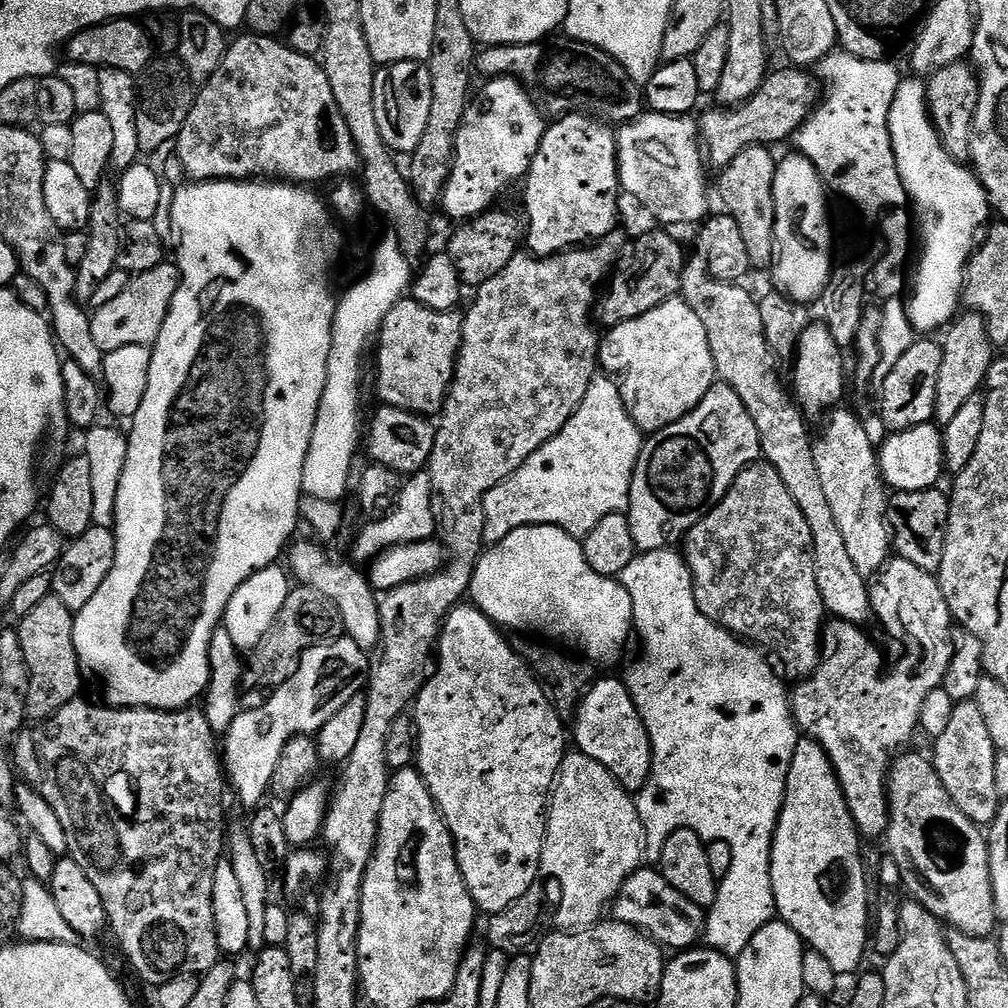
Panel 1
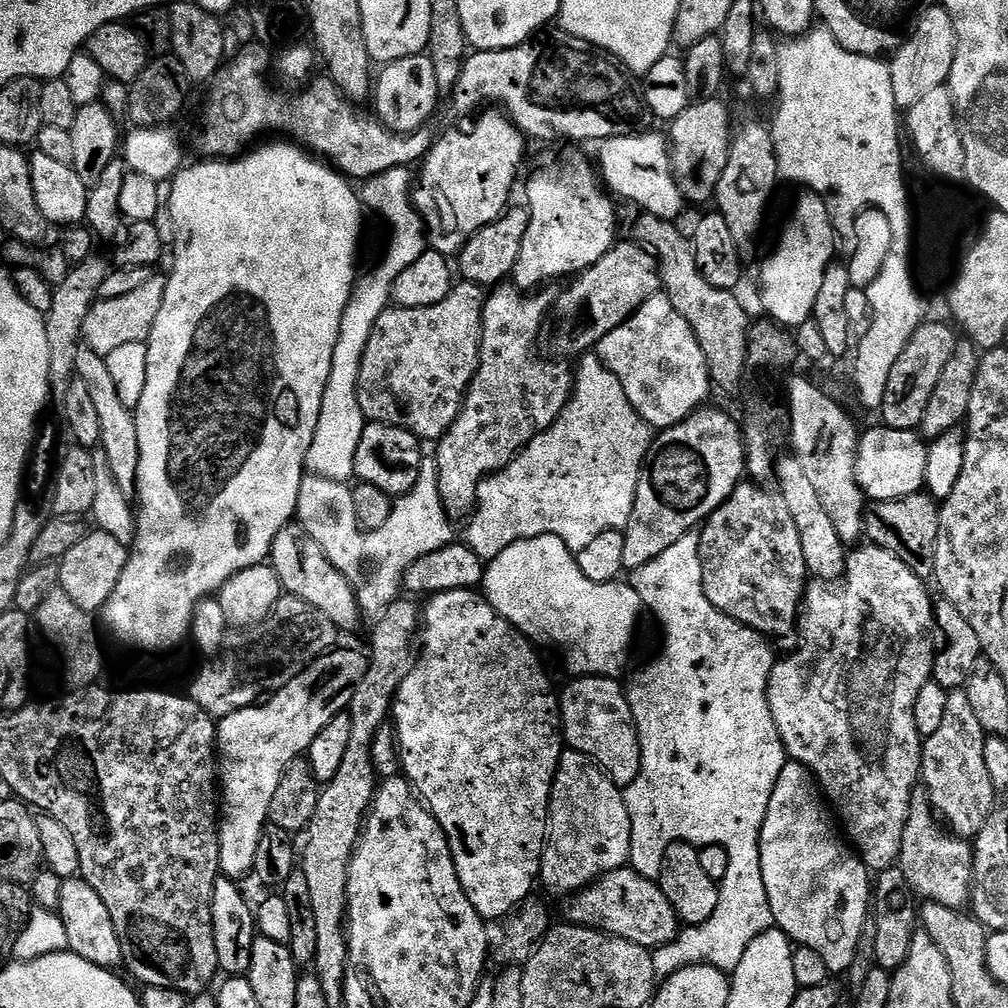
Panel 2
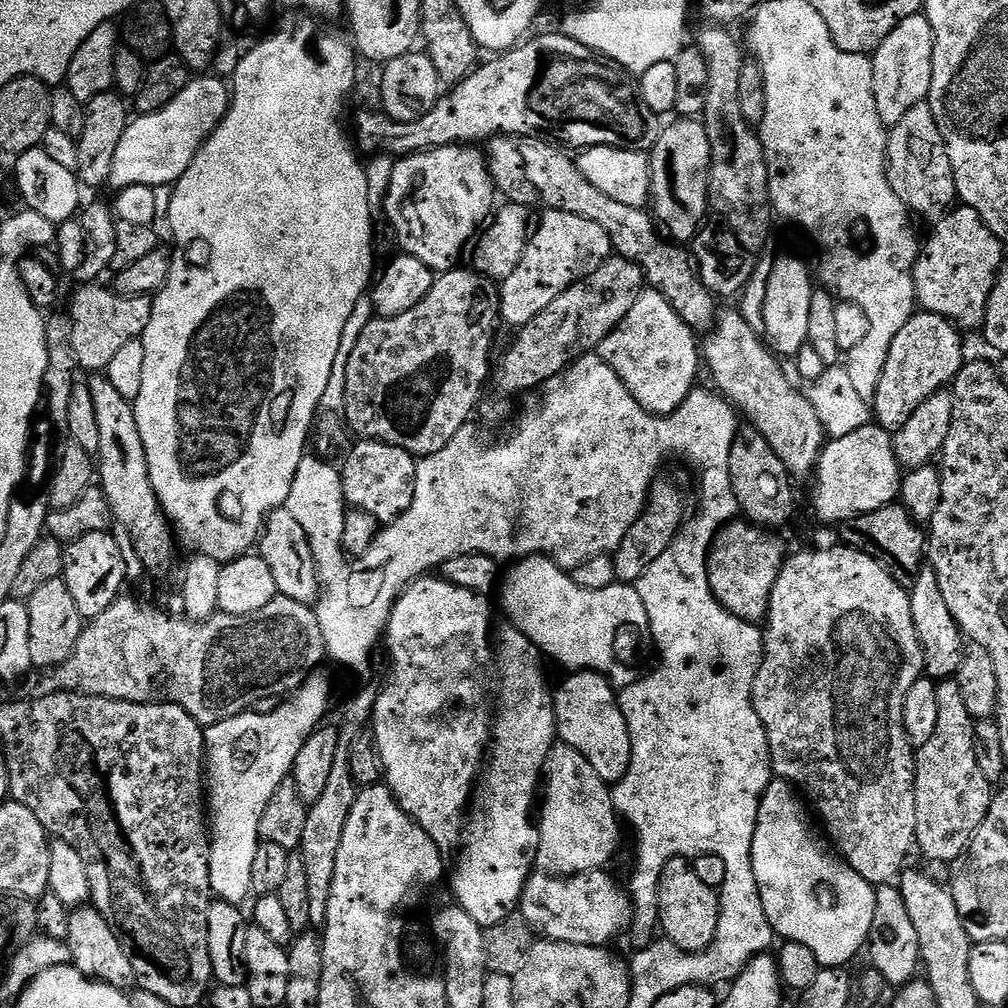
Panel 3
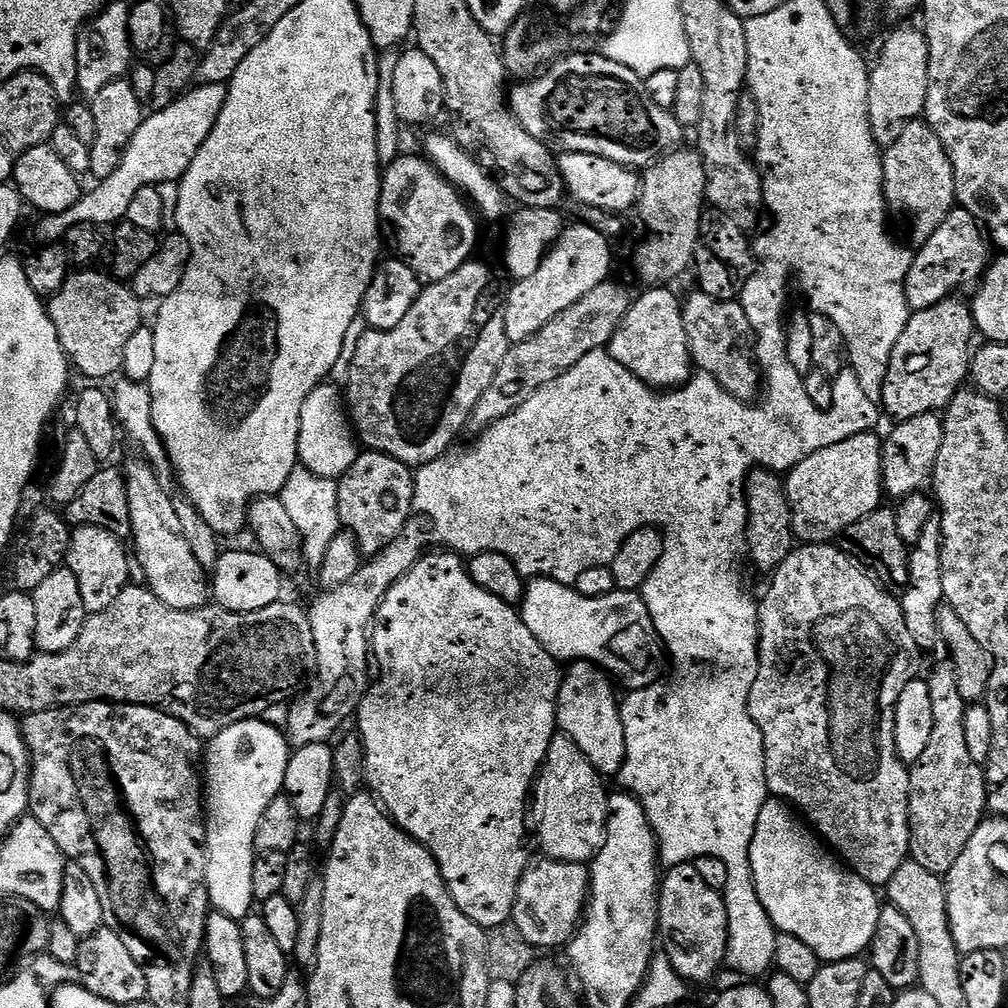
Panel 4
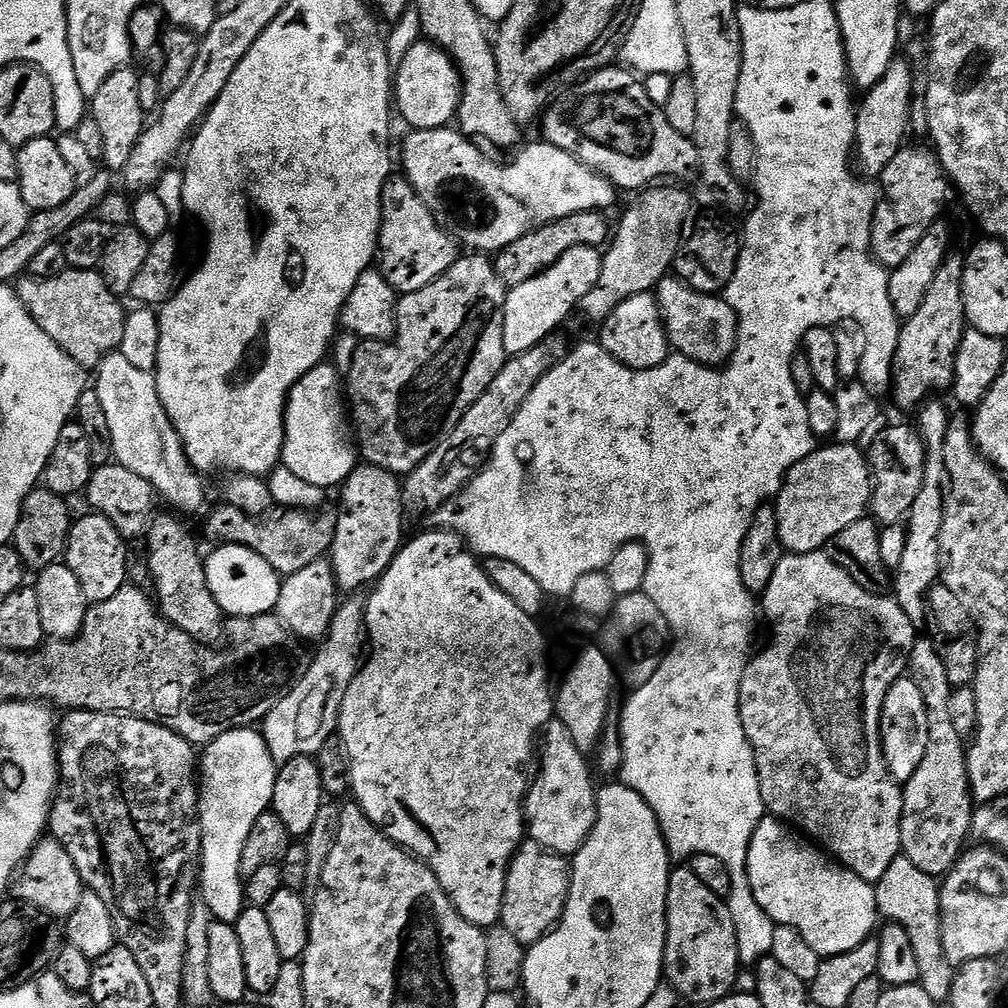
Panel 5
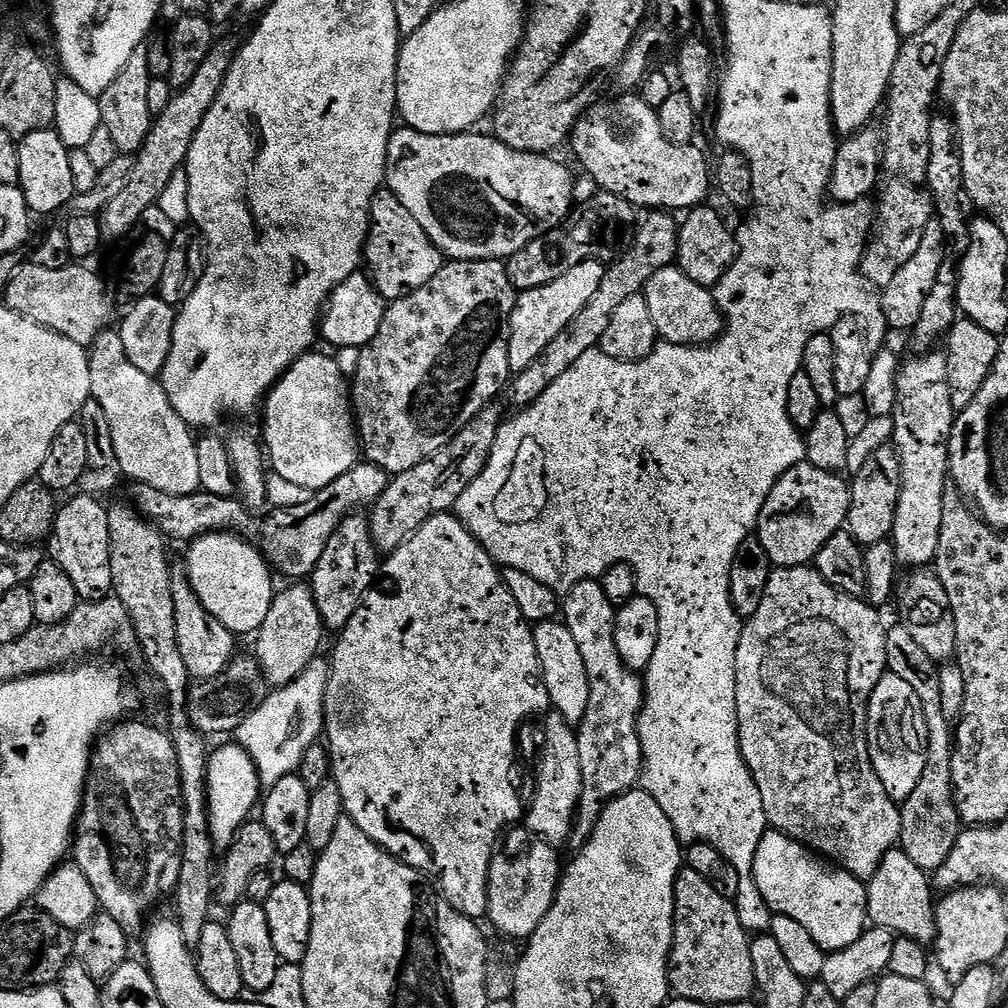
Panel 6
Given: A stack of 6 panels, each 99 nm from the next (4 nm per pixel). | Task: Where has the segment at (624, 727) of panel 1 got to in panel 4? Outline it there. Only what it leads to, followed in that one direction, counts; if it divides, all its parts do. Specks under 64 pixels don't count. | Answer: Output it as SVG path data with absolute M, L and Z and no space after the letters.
M578 660L567 665L556 696L556 723L559 731L578 745L596 771L605 778L619 777L626 758L626 730L620 717L621 701L616 700L613 681L600 665Z

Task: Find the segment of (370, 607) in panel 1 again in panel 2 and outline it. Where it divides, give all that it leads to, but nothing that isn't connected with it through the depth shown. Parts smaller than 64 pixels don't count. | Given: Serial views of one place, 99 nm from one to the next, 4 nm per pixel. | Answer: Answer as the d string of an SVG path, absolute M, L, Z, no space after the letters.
M290 523L278 532L269 559L270 566L280 579L280 587L287 595L297 596L302 598L302 602L313 604L323 616L334 622L338 630L344 630L355 622L358 609L352 584L329 562L322 548L299 523Z

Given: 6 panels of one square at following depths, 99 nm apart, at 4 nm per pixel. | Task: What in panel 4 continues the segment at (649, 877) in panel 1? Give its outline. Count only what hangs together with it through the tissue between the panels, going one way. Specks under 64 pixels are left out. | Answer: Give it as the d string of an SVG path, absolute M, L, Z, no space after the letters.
M540 858L540 861L533 863L520 879L518 894L514 902L512 920L518 926L522 938L530 942L533 948L543 950L543 948L560 948L571 941L576 935L586 911L586 905L590 899L590 868L588 864L567 864L561 860L550 860Z

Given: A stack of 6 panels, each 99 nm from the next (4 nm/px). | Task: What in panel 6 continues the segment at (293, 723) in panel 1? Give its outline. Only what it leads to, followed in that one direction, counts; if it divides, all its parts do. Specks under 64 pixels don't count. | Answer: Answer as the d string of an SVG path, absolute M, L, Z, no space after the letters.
M236 742L224 744L208 757L208 817L210 834L217 849L227 850L236 840L240 827L249 823L252 811L262 800L259 770L252 756Z

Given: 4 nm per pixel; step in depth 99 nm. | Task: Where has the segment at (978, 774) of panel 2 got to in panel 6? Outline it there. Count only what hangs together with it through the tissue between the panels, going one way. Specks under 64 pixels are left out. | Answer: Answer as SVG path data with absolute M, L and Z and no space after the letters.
M900 622L897 628L894 626L888 628L888 668L890 669L891 675L897 676L898 678L906 678L906 682L910 682L910 686L914 686L914 690L918 694L918 698L922 698L924 703L924 713L928 719L928 765L926 770L922 774L922 782L918 782L918 786L914 788L914 794L910 794L910 798L906 798L902 802L900 810L900 842L899 847L905 854L910 858L910 862L914 862L919 868L923 868L925 872L932 874L935 873L937 868L943 866L946 862L946 858L950 858L950 852L954 850L954 844L958 842L960 833L962 831L962 821L960 818L960 812L956 809L956 789L954 787L954 769L952 766L952 749L954 747L954 728L950 723L950 718L942 710L942 690L940 689L940 668L938 667L937 661L930 658L930 654L926 654L926 650L922 650L922 646L918 646L918 641L914 639L914 634L910 634L907 623Z

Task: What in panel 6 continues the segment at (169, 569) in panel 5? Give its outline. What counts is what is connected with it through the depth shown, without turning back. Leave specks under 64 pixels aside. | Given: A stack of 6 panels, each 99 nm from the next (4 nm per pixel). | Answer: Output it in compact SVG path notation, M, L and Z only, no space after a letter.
M176 570L172 573L174 590L174 620L178 622L178 648L182 650L182 660L186 662L189 677L203 682L212 680L228 668L230 661L237 655L237 633L231 632L218 618L214 618L204 608L187 571Z

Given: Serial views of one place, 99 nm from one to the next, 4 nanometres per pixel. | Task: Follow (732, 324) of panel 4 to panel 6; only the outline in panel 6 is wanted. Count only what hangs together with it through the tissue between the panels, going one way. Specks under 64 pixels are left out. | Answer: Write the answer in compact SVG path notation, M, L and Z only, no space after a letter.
M678 266L663 268L654 274L646 289L651 317L654 318L657 337L669 344L711 344L720 339L726 325L726 316L715 295L694 282Z

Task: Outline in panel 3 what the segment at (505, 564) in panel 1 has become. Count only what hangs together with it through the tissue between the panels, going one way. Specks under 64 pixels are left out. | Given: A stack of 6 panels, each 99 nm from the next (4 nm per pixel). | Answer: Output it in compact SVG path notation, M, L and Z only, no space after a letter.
M530 556L519 561L512 573L507 573L503 585L504 604L508 607L507 619L530 638L549 661L557 660L562 667L573 672L596 672L604 676L617 690L623 690L642 679L644 651L650 648L649 641L635 640L628 636L620 640L631 628L648 628L648 614L642 598L631 584L617 582L606 590L586 590L572 581L571 575L545 556Z

